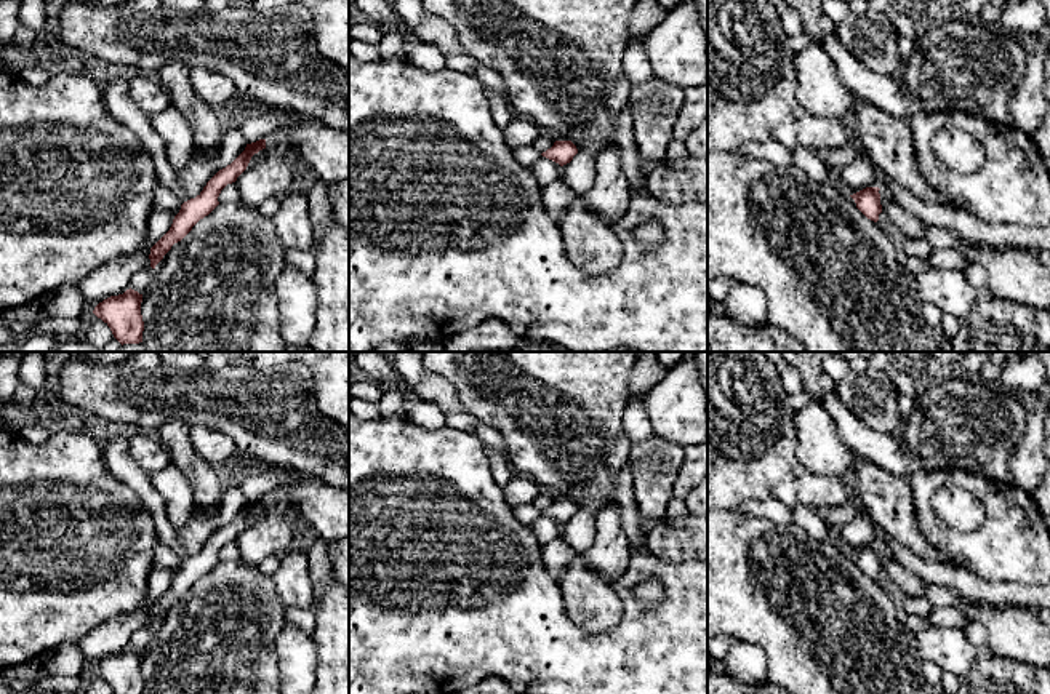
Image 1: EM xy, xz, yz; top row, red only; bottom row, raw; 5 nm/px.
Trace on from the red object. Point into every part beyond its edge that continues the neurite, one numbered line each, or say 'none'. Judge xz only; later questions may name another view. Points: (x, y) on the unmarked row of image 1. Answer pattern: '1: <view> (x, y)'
none

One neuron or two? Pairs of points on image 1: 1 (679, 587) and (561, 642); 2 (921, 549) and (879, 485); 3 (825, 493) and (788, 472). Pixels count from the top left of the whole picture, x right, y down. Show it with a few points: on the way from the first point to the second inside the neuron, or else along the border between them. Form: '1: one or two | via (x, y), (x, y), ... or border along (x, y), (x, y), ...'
1: one | via (660, 619), (633, 646), (593, 646)
2: one | via (908, 533), (892, 514), (889, 501)
3: one | via (815, 491), (796, 482)

